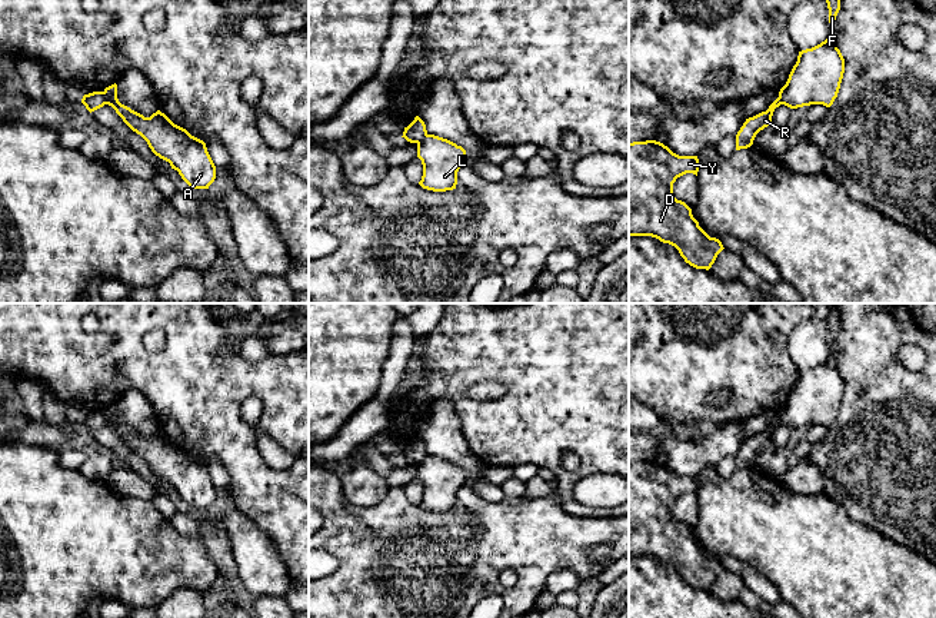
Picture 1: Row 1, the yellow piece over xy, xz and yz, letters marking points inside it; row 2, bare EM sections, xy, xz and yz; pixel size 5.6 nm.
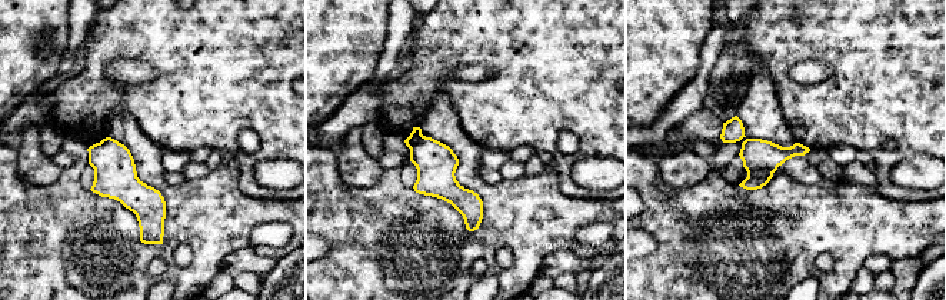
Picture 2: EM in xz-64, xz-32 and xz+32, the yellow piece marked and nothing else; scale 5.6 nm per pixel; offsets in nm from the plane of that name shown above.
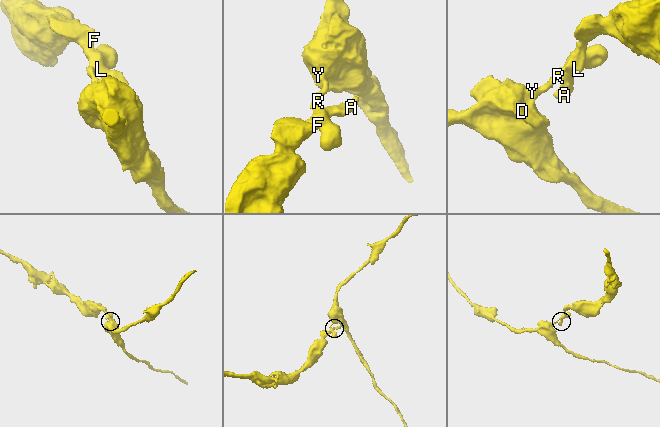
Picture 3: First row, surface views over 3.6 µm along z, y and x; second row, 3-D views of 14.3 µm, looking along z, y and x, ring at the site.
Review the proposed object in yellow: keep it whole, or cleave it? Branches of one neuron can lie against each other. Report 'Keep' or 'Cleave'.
Cleave

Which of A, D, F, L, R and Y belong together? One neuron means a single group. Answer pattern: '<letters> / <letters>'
A F L / D R Y

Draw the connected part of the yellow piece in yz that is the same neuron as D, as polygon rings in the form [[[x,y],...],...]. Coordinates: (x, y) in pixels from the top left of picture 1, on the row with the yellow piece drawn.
[[[656,140],[629,143],[629,236],[652,236],[674,246],[686,263],[709,270],[725,249],[710,237],[693,217],[692,209],[673,195],[677,177],[699,172],[697,156],[679,156]]]

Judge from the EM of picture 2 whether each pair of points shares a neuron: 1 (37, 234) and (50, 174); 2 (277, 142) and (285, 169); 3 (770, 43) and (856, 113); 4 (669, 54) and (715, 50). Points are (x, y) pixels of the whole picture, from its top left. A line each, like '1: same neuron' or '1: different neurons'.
1: different neurons
2: different neurons
3: same neuron
4: different neurons

